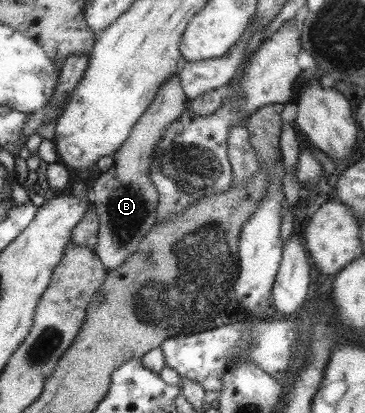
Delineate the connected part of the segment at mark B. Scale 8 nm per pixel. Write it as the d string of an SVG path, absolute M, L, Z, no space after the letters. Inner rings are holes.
M174 73L158 87L152 103L134 122L128 138L118 150L112 152L112 166L93 182L89 195L94 213L98 215L99 228L96 245L92 251L97 255L106 272L122 266L123 262L135 253L142 237L154 224L158 192L150 184L148 167L154 147L162 139L162 131L184 111L184 101L186 101L185 95L177 73Z

